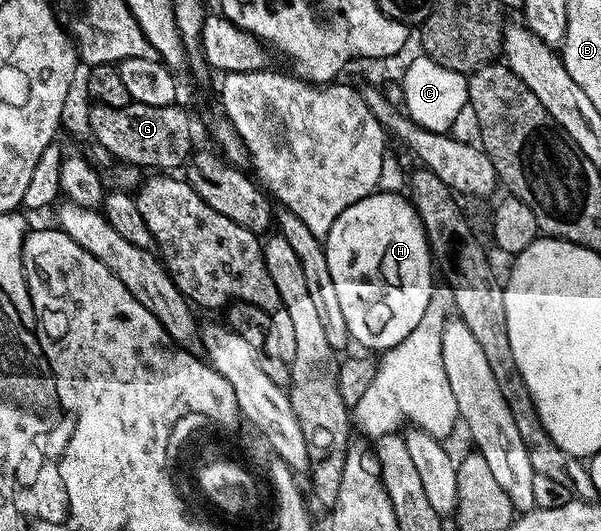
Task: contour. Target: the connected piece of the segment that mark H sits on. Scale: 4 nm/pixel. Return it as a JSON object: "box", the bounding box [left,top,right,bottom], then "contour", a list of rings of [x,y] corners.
{"box":[323,192,435,350],"contour":[[[373,192],[347,206],[347,210],[343,210],[339,218],[335,218],[323,243],[327,266],[331,270],[331,279],[335,282],[339,307],[343,310],[343,319],[347,322],[350,337],[356,343],[358,340],[365,350],[384,350],[403,342],[403,338],[407,338],[407,334],[411,334],[411,330],[419,326],[419,318],[423,318],[435,287],[433,255],[429,253],[423,222],[410,200],[401,192]]]}

